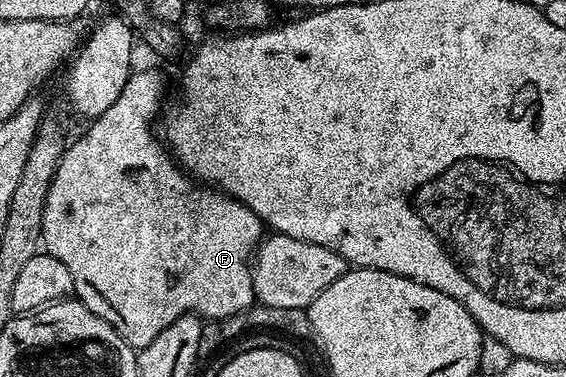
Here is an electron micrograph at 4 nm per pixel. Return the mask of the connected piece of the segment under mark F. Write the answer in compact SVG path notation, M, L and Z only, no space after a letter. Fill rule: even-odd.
M136 69L129 76L125 88L121 88L121 96L101 116L90 123L87 134L72 141L66 147L57 164L57 172L53 176L53 184L49 184L49 196L45 196L45 212L43 213L42 249L53 255L65 268L69 268L69 276L73 276L74 297L89 308L101 320L105 320L133 348L142 348L153 344L157 332L169 328L173 320L186 314L197 314L207 320L227 318L230 314L240 314L242 310L251 309L256 301L255 288L251 283L253 255L265 234L265 227L259 217L243 202L238 202L230 194L207 184L200 184L188 171L184 170L169 153L162 141L155 139L151 125L155 122L155 113L163 102L163 78L155 70Z

